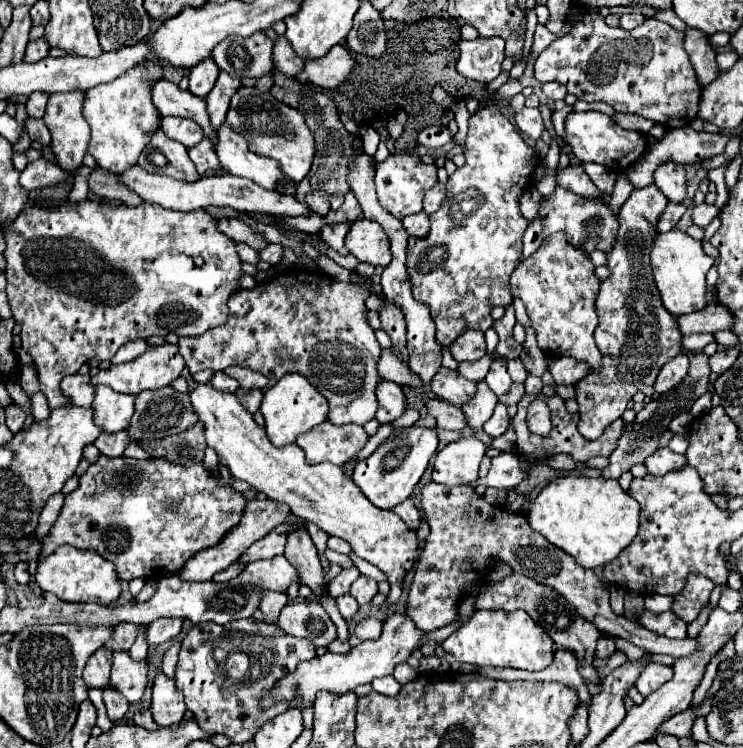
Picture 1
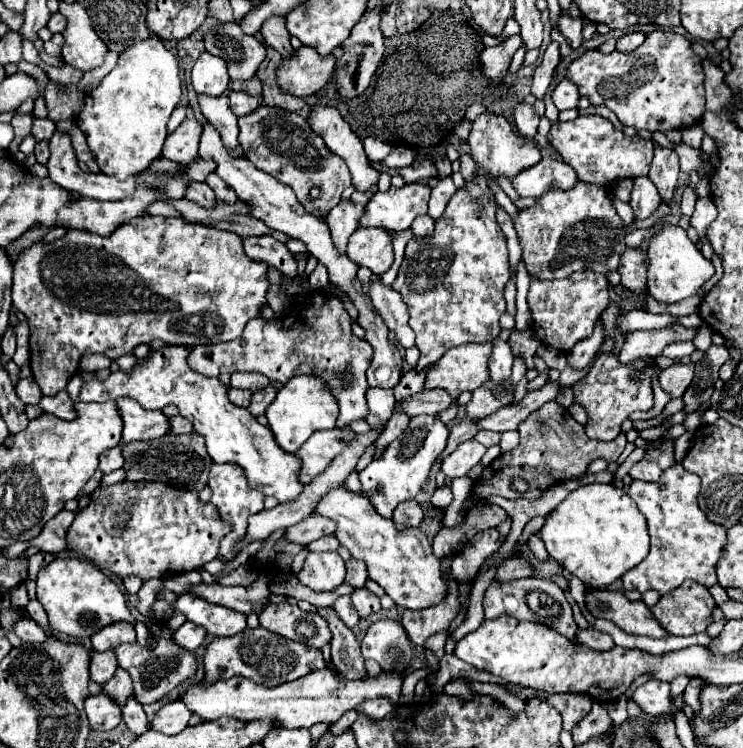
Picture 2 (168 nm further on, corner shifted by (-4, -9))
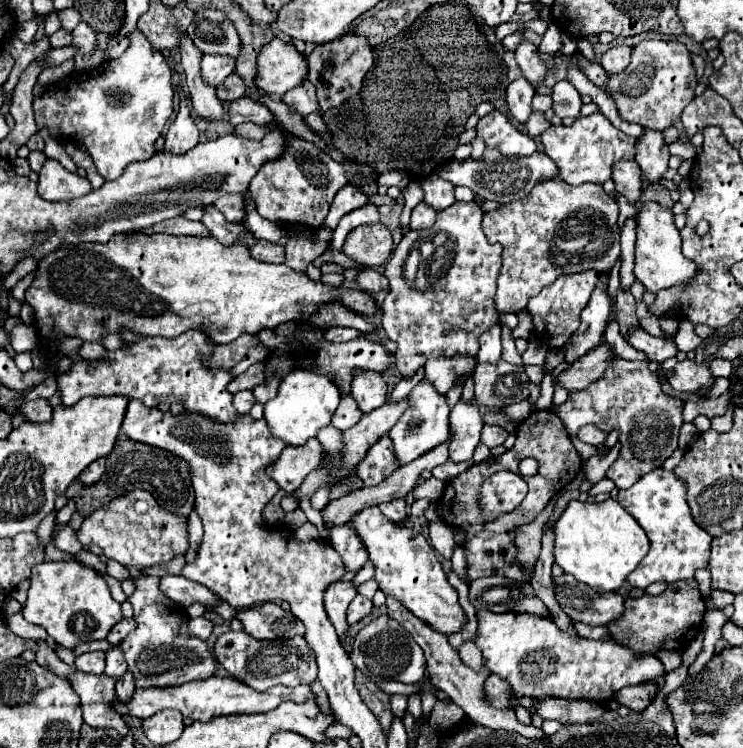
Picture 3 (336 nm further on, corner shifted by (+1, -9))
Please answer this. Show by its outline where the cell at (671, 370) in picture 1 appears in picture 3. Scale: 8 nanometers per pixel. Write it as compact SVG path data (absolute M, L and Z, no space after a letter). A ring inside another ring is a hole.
M684 360L678 362L668 374L668 382L676 392L700 392L702 388L712 388L714 384L714 376L710 372L708 366L704 364L696 364L694 360Z

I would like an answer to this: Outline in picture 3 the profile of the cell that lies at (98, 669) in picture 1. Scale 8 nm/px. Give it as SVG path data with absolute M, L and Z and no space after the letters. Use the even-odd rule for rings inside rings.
M86 652L76 656L74 666L82 672L90 674L102 674L104 672L104 652Z

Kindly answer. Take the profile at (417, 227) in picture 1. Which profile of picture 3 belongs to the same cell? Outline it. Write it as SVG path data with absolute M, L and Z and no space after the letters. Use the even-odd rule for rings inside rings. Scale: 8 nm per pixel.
M420 202L414 210L412 210L412 222L410 228L412 230L426 230L436 222L436 210L432 210L426 202Z

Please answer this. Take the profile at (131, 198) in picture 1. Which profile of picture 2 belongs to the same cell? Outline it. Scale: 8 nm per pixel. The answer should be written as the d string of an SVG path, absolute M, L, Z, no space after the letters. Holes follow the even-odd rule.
M153 202L153 206L149 206L149 214L157 214L157 216L179 216L179 212L163 202Z

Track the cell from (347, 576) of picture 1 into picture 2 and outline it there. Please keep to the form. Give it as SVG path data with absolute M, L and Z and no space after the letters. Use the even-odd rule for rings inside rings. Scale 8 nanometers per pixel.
M351 560L347 564L347 576L345 576L345 584L349 584L351 588L363 588L367 582L367 570L365 564L359 560Z

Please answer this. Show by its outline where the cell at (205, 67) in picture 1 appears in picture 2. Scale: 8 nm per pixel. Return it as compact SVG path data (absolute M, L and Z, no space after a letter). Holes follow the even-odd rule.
M203 52L193 66L191 82L193 82L193 88L197 94L221 96L229 84L225 60L217 58L209 52Z

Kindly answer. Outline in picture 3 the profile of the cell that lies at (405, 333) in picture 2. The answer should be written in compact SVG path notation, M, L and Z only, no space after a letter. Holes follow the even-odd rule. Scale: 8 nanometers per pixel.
M366 268L366 270L360 270L360 274L356 276L356 282L360 288L364 288L368 294L376 296L384 286L388 286L388 280L386 276L382 276L380 272L372 270L372 268Z

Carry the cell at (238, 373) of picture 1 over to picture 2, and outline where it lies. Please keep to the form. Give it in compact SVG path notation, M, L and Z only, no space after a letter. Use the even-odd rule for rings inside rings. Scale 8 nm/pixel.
M235 372L231 374L231 386L233 388L243 388L243 390L263 390L265 386L269 386L269 378L257 372Z

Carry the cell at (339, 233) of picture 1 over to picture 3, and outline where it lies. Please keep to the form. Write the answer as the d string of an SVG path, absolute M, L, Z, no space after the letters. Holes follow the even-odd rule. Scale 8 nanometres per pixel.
M346 184L346 186L340 188L338 194L334 196L334 202L332 202L332 206L330 206L330 212L328 212L324 224L334 230L336 224L338 224L338 220L340 220L344 214L348 214L348 212L352 212L352 210L364 206L364 204L368 204L368 198L362 194L362 190L356 188L356 186L352 186L352 184Z

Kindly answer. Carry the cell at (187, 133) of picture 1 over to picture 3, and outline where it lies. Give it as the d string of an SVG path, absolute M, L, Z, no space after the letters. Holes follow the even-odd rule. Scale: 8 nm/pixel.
M179 87L178 91L181 99L178 116L170 124L170 128L166 132L166 144L164 144L164 150L172 152L172 154L184 154L198 144L198 128L196 128L196 124L190 116L190 110L182 88Z

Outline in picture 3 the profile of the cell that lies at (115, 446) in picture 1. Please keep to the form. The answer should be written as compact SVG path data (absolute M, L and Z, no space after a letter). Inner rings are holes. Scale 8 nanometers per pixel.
M98 458L98 460L92 462L90 466L86 466L86 470L80 474L78 480L80 480L84 486L90 486L90 484L98 482L100 476L104 474L104 466L106 466L106 458Z

